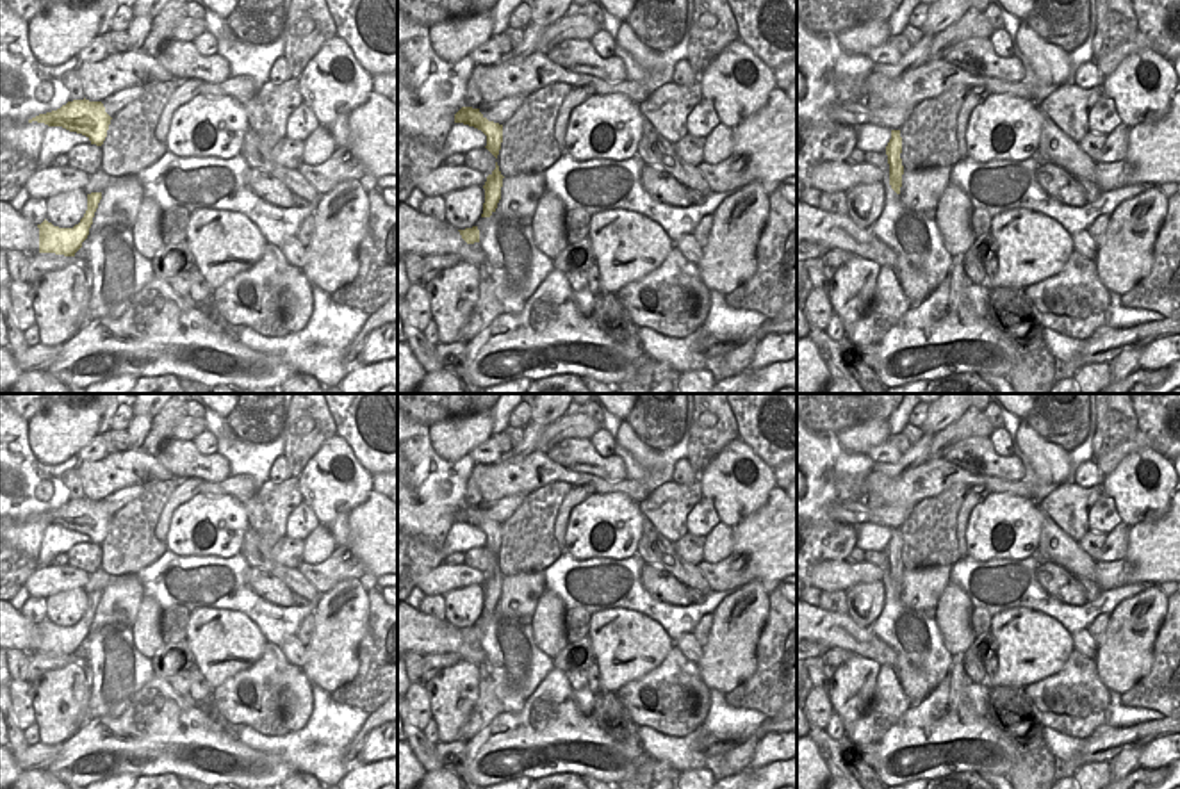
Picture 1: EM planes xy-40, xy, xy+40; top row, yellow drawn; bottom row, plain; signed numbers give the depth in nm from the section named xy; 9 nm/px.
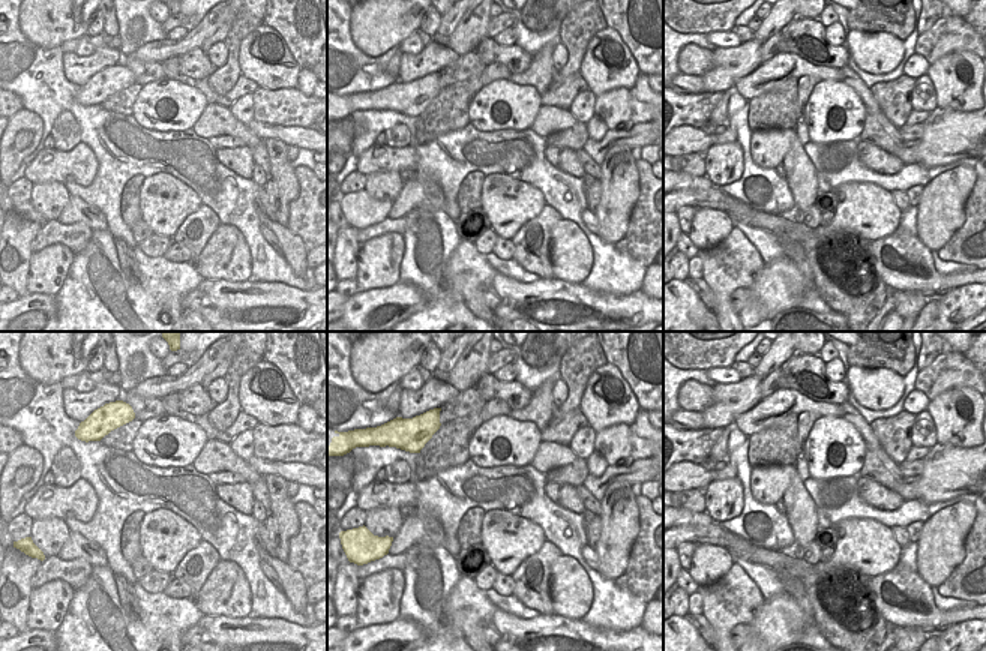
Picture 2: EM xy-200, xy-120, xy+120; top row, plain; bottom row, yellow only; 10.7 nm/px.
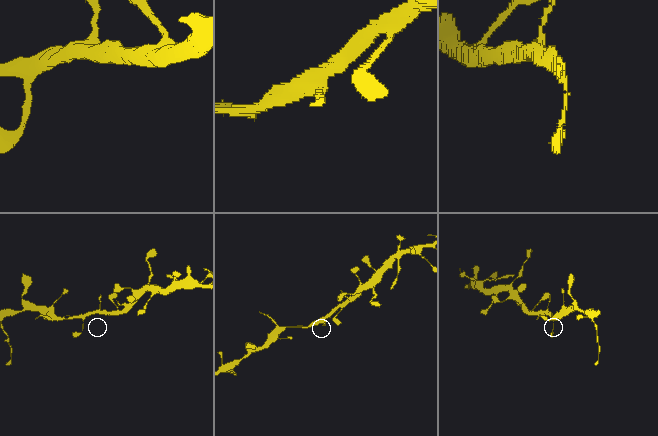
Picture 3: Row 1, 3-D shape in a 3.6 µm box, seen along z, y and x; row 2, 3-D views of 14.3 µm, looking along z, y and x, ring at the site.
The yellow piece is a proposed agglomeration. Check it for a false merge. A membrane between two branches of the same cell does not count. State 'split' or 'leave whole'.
leave whole

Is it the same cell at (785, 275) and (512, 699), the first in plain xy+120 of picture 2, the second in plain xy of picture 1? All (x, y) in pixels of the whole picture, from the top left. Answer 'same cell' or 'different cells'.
different cells

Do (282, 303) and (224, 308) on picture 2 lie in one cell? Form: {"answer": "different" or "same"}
{"answer": "same"}

